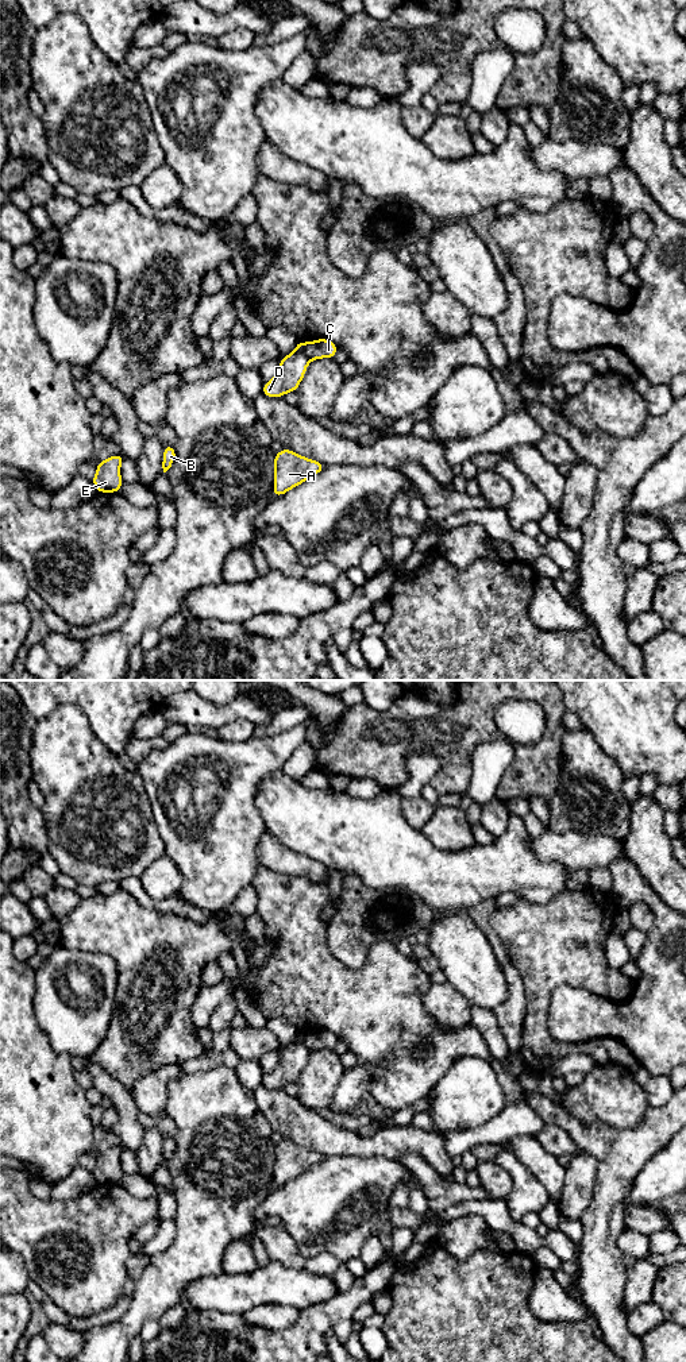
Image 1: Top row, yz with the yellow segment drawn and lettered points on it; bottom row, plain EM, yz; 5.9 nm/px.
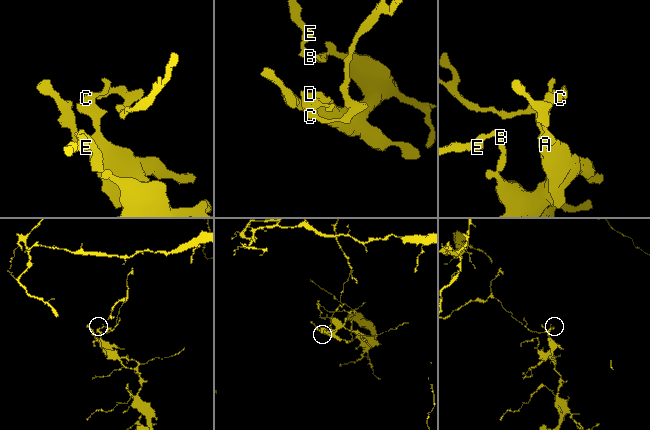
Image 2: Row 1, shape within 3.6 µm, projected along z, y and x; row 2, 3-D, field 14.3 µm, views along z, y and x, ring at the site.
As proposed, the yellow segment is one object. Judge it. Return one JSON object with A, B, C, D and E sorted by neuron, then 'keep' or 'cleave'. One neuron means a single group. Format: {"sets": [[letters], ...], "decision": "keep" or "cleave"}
{"sets": [["A", "B", "D", "E"], ["C"]], "decision": "cleave"}

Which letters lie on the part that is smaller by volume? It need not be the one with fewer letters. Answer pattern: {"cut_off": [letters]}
{"cut_off": ["C"]}

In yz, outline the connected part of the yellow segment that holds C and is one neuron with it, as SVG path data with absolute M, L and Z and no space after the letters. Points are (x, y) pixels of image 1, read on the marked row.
M317 339L309 343L305 343L305 354L311 360L321 359L321 358L329 358L334 359L338 351L338 347L334 342L328 339Z

